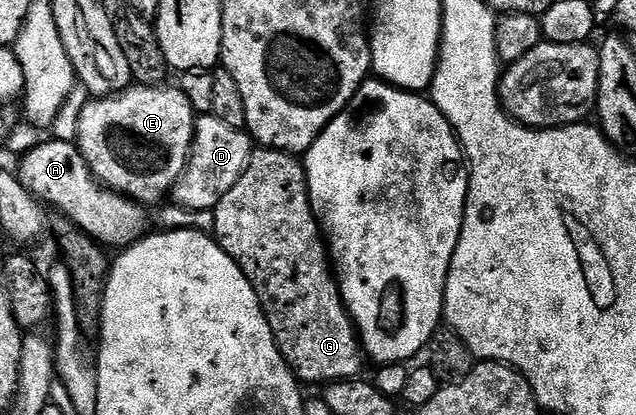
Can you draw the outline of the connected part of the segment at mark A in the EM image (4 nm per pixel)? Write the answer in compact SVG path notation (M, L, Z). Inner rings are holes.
M50 137L25 152L21 159L22 168L17 168L16 174L31 195L47 204L50 202L66 219L72 221L78 231L89 235L103 248L131 247L138 240L145 239L151 230L151 216L147 208L100 183L84 161L77 142Z

